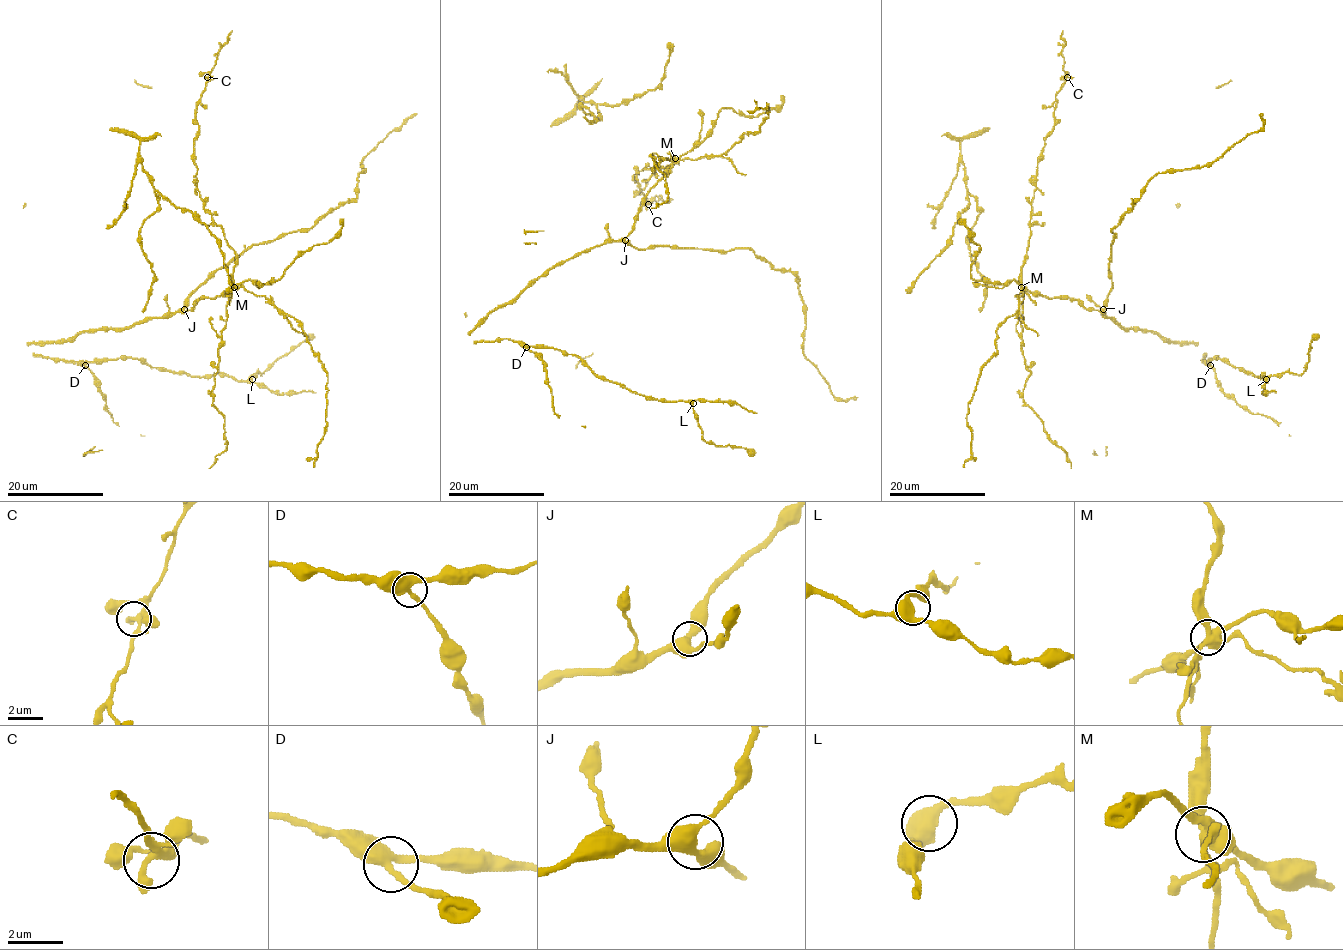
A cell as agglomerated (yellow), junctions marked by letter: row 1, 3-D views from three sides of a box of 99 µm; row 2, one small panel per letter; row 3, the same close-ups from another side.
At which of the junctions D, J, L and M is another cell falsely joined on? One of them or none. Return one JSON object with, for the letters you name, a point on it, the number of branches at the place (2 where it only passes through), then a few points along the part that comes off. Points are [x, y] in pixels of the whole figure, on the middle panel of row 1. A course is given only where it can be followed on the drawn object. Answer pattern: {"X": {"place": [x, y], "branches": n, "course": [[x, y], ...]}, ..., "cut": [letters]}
{"M": {"place": [675, 158], "branches": 6, "course": [[675, 157], [677, 161], [665, 167], [645, 168], [634, 180], [637, 192], [650, 203], [673, 199]]}, "cut": ["M"]}

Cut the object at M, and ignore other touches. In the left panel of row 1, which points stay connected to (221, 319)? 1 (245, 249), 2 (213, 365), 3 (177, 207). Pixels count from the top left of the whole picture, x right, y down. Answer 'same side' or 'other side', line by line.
1: other side
2: same side
3: other side

